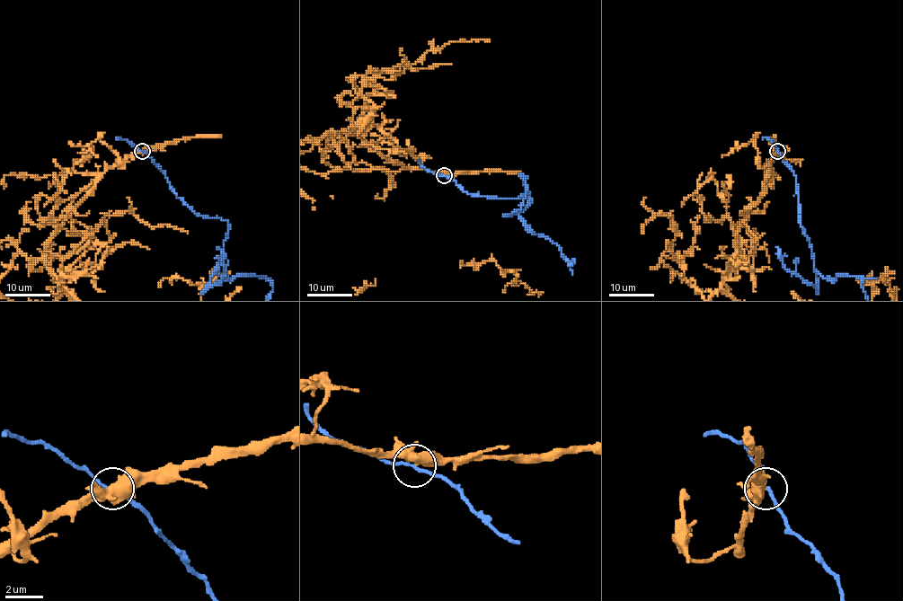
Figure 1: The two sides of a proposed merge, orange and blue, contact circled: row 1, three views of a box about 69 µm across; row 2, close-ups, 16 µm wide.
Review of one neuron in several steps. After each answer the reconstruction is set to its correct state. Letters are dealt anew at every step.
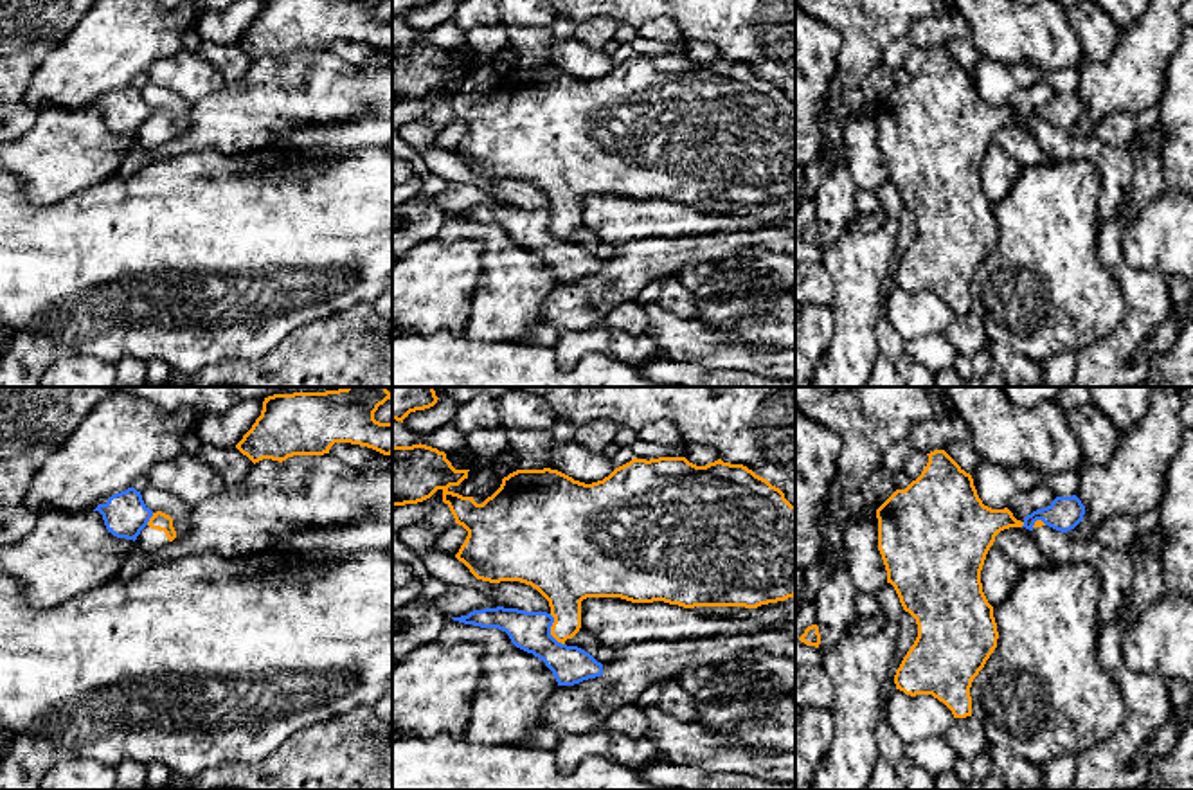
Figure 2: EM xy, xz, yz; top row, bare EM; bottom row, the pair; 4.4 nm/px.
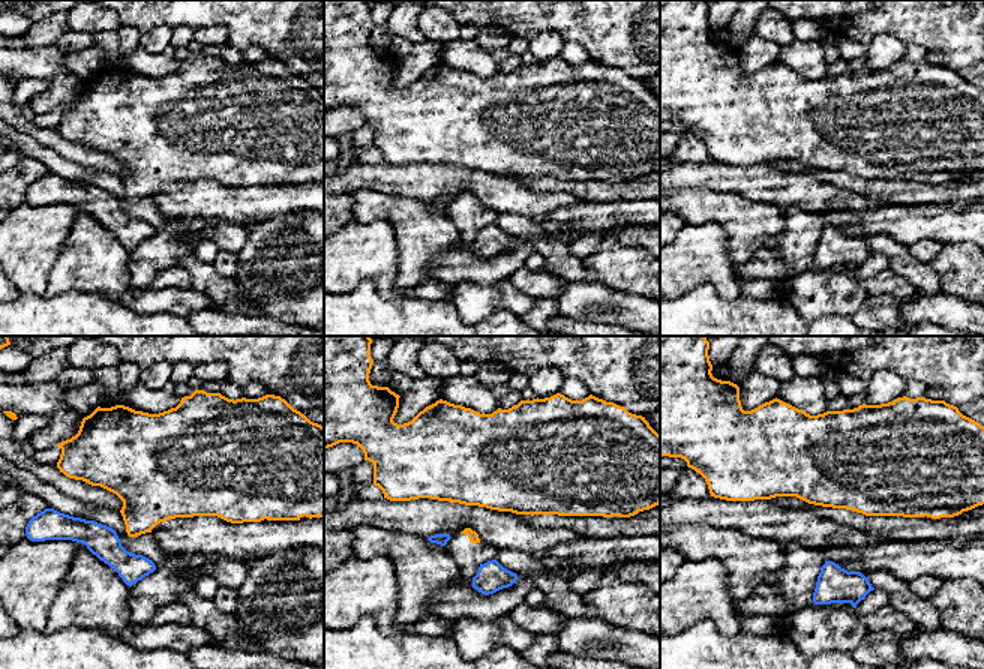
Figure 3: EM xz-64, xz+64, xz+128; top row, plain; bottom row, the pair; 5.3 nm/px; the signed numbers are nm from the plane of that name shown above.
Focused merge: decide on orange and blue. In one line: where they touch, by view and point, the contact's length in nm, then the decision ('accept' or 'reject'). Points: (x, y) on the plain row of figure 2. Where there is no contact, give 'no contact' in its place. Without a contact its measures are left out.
meets orange in xz at (551, 227); contact 160 nm long; reject

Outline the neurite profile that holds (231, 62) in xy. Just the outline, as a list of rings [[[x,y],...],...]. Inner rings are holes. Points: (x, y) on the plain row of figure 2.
[[[202,41],[196,52],[225,77],[225,83],[236,81],[245,76],[254,63],[254,59],[236,43],[216,45],[211,41]]]

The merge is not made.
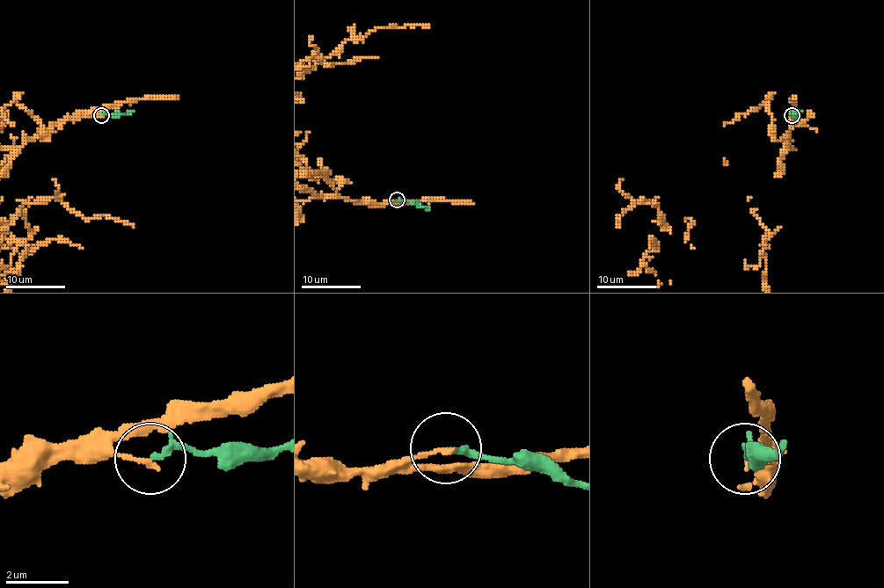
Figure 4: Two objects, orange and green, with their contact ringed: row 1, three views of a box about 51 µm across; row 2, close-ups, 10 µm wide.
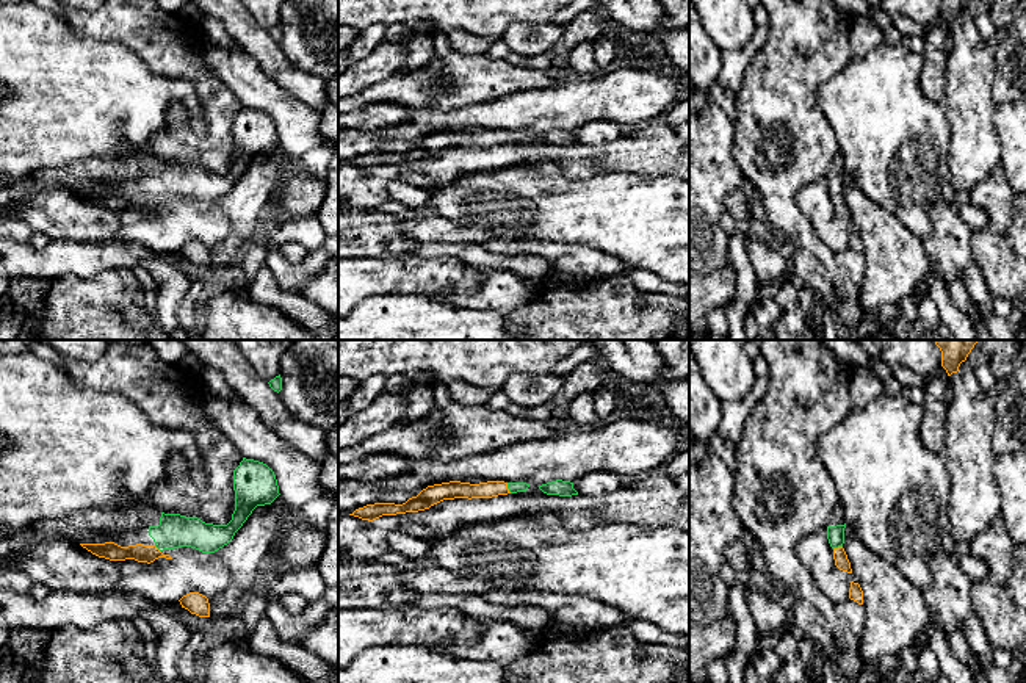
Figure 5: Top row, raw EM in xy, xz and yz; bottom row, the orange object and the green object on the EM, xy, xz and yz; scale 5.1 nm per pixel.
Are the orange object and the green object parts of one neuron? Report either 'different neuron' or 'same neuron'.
same neuron

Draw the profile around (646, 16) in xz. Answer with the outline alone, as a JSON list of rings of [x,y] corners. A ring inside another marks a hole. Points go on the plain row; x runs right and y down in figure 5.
[[[600,0],[600,9],[628,30],[656,34],[670,63],[686,74],[689,91],[689,28],[667,27],[658,0]]]

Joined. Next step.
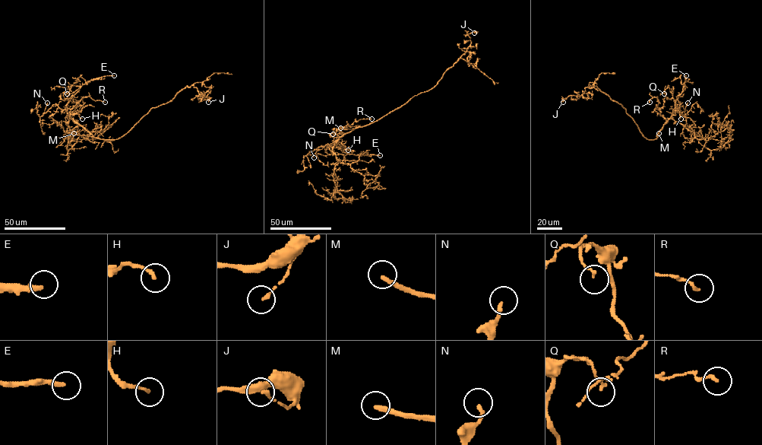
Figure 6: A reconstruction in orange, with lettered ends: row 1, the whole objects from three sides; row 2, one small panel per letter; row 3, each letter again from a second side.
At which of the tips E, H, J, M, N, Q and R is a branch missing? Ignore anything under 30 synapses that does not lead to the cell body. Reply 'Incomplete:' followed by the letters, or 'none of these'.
Incomplete: E, M

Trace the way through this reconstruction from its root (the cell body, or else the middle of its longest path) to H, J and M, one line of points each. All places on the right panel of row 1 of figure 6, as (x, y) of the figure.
H: (649, 139), (657, 137), (672, 110), (678, 110), (679, 106), (681, 119)
J: (649, 139), (642, 134), (625, 109), (596, 86), (589, 85), (580, 95), (568, 96), (563, 99), (563, 102)
M: (649, 139), (654, 139), (659, 133)

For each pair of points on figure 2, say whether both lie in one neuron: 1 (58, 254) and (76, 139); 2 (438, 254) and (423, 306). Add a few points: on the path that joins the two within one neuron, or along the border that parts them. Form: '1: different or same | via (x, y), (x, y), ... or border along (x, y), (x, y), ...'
1: different | border along (107, 177), (47, 204), (33, 204), (26, 195)
2: same | via (438, 267), (436, 281), (423, 294)

